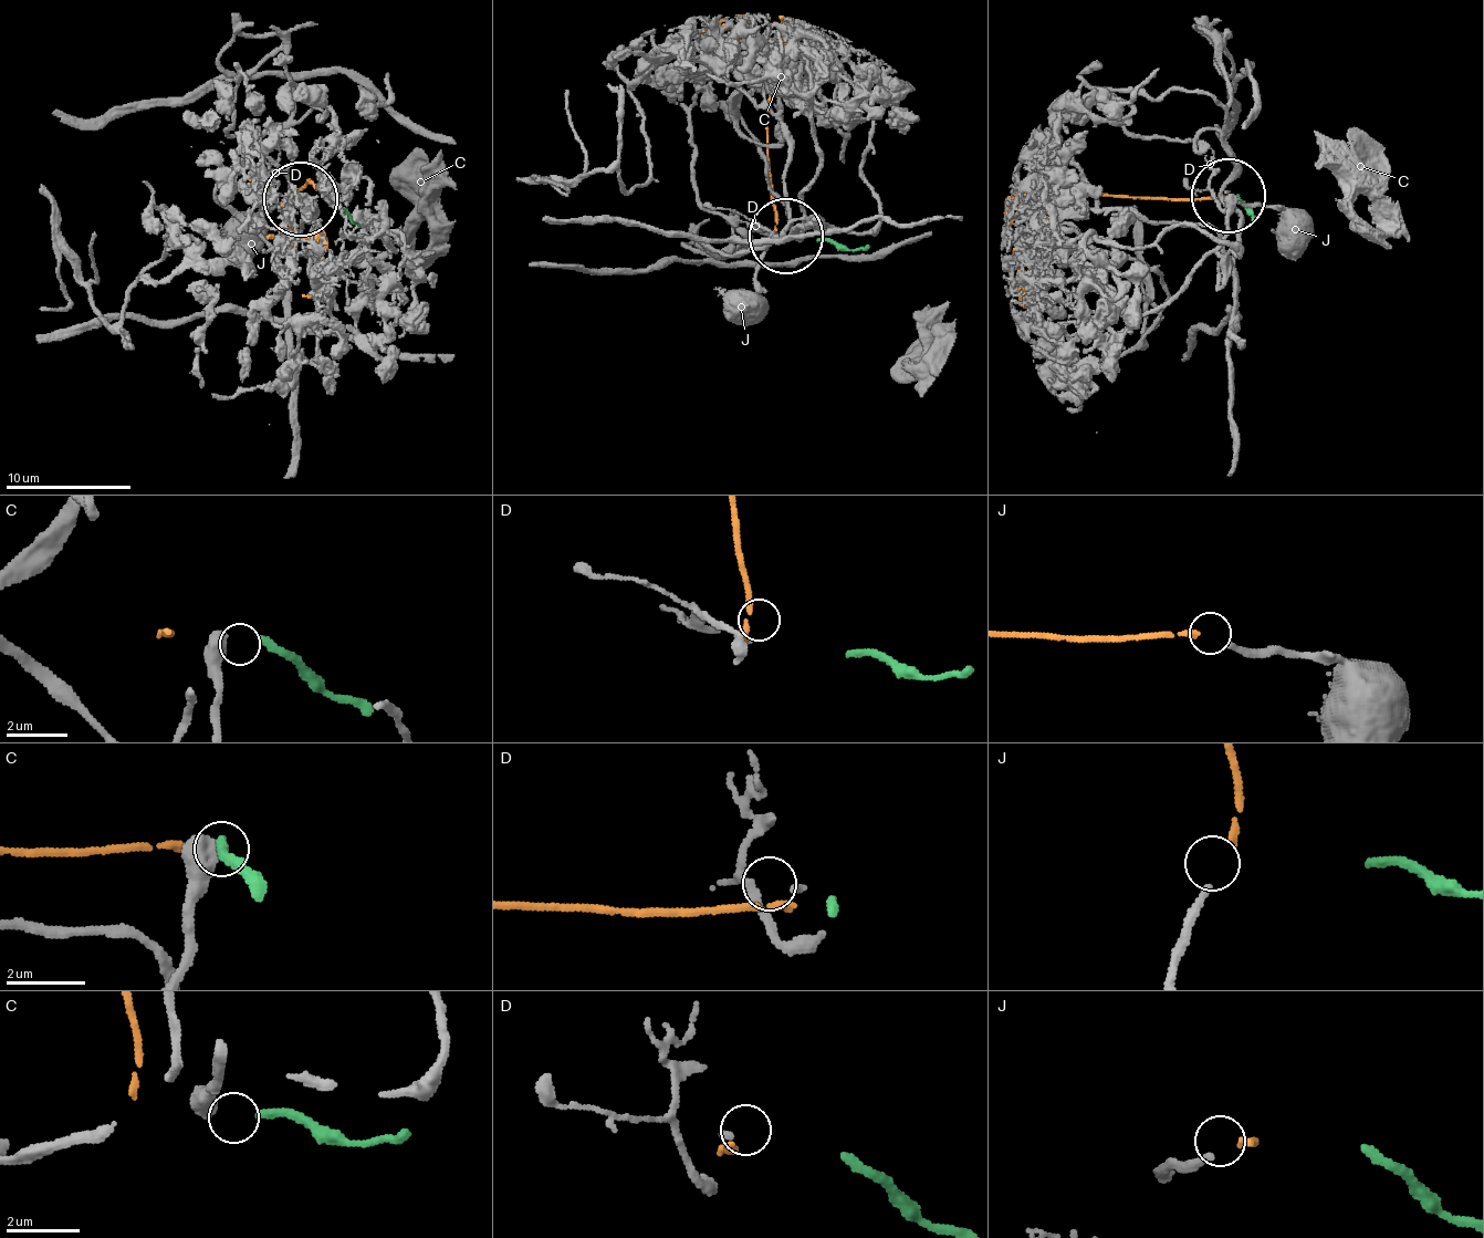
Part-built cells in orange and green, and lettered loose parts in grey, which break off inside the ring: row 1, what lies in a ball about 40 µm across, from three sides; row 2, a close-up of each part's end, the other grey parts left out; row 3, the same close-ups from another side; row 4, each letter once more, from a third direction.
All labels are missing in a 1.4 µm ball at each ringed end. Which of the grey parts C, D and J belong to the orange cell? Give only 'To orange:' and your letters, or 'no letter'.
To orange: J

